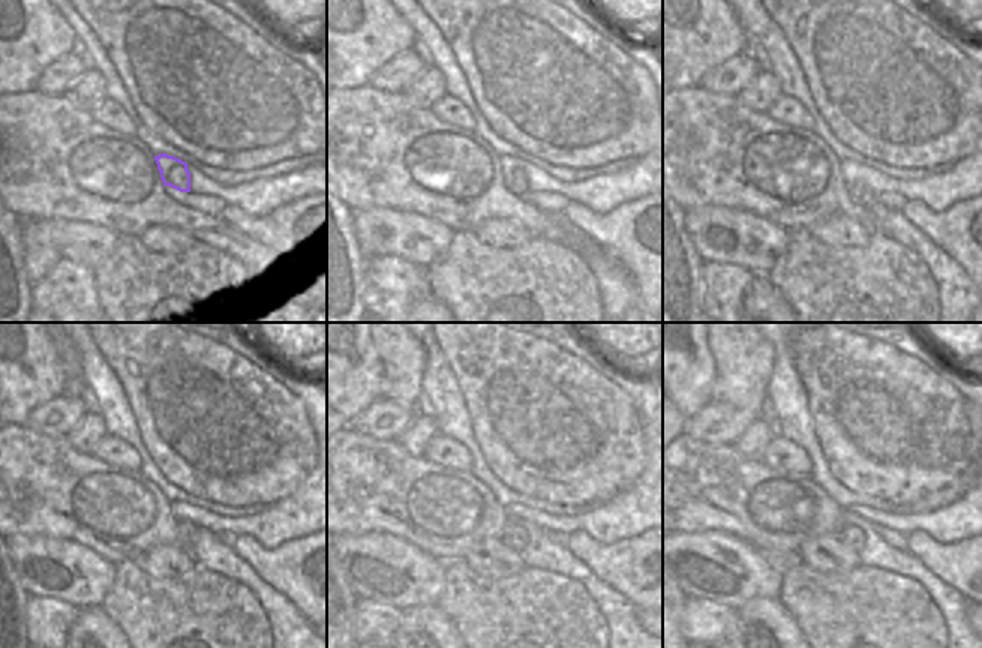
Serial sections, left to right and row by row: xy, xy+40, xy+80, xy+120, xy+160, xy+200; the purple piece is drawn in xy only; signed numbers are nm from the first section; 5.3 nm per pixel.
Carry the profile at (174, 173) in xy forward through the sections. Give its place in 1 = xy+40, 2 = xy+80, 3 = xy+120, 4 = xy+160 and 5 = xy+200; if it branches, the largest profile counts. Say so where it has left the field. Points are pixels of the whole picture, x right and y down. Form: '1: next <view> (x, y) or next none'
1: next xy+40 (513, 177)
2: next xy+80 (859, 194)
3: next xy+120 (185, 531)
4: next xy+160 (516, 537)
5: next xy+200 (852, 536)

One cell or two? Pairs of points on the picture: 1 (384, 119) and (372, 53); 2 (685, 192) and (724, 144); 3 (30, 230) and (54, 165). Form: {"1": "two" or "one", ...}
{"1": "two", "2": "one", "3": "two"}

